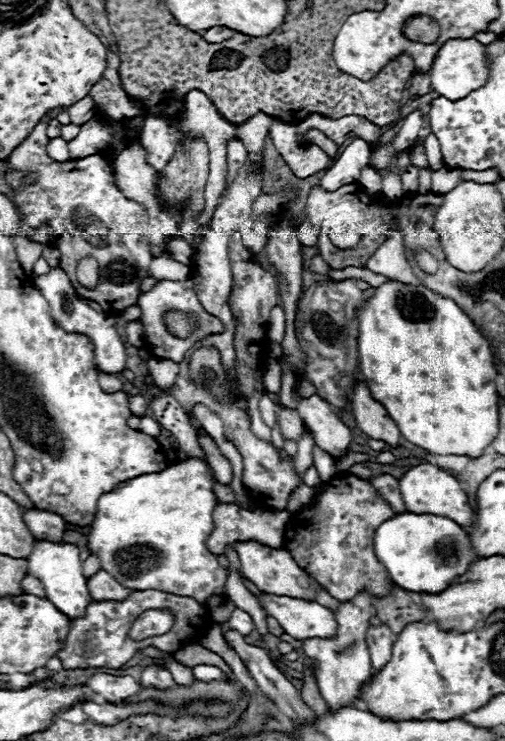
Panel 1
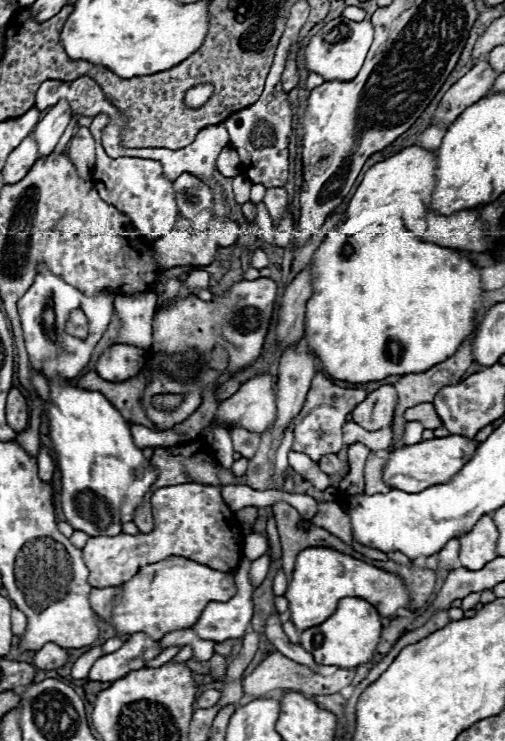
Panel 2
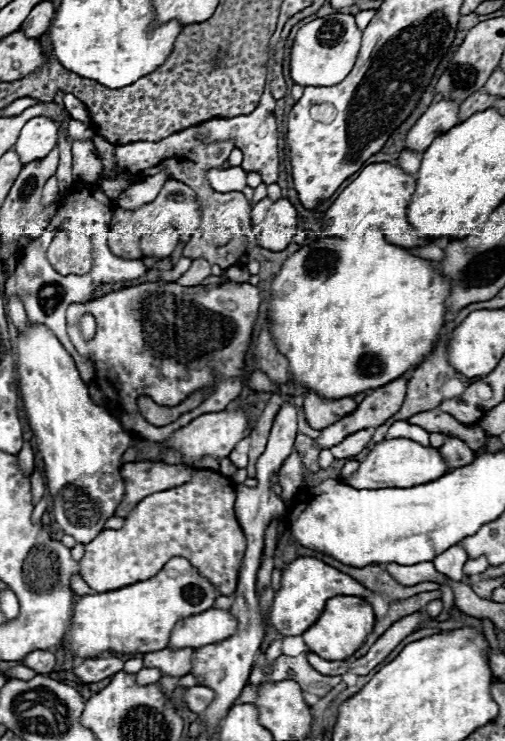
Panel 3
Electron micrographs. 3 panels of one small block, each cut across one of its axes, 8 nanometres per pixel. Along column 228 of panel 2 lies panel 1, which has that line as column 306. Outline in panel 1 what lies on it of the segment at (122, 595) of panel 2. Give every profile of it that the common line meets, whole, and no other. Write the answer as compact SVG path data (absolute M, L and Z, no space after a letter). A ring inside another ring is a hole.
M246 540L246 542L236 542L234 550L240 558L242 572L244 576L256 584L258 590L276 594L276 596L290 596L290 598L304 598L304 600L316 600L316 588L318 582L312 580L310 574L306 574L292 558L292 554L282 546L282 548L270 548L266 544L260 544L256 540Z

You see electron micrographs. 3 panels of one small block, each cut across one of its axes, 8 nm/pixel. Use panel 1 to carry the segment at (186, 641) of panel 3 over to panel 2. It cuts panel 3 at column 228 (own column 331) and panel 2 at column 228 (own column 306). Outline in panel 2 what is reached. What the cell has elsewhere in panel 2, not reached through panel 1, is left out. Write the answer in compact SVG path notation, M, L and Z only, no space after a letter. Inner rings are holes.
M242 558L234 572L238 592L228 602L210 602L198 622L192 626L198 638L224 642L230 638L242 638L246 626L252 620L252 586L248 578L250 560Z

